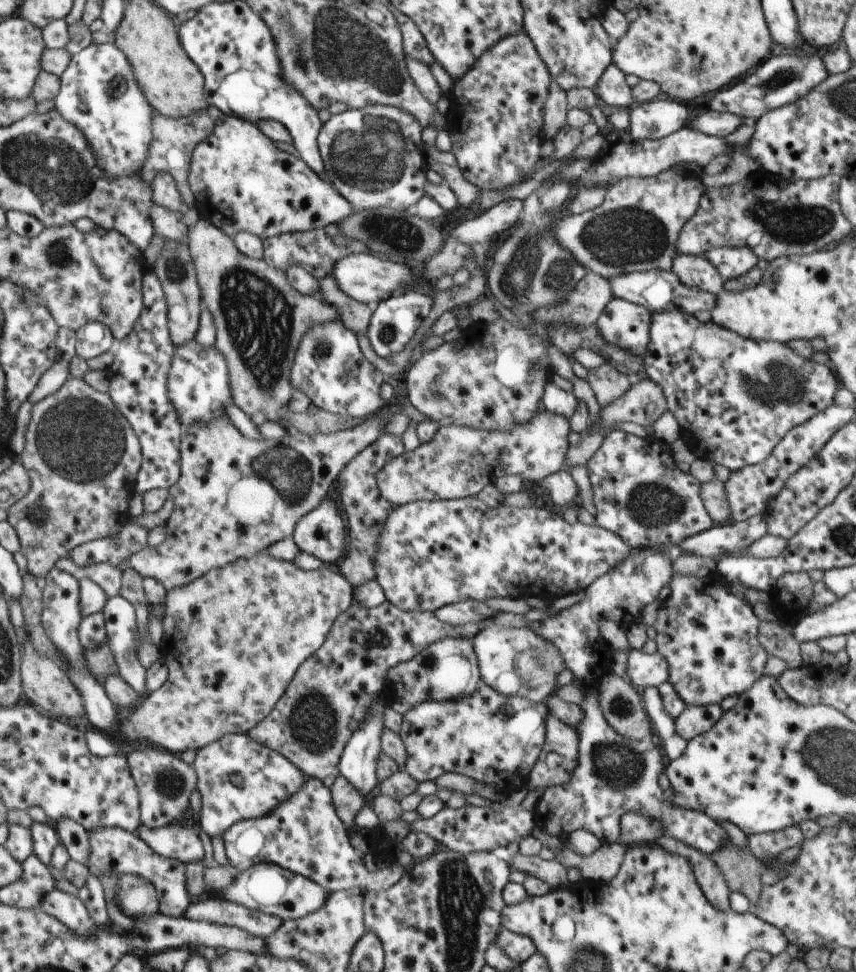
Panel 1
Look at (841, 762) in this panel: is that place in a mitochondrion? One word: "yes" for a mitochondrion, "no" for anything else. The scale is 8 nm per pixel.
yes

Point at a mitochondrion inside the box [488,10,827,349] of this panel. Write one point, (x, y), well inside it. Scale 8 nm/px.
(626, 237)

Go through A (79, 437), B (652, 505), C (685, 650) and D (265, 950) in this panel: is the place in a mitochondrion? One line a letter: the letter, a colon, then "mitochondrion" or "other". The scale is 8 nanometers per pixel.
A: mitochondrion
B: mitochondrion
C: other
D: other

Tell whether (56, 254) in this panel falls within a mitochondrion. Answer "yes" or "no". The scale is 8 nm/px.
yes

